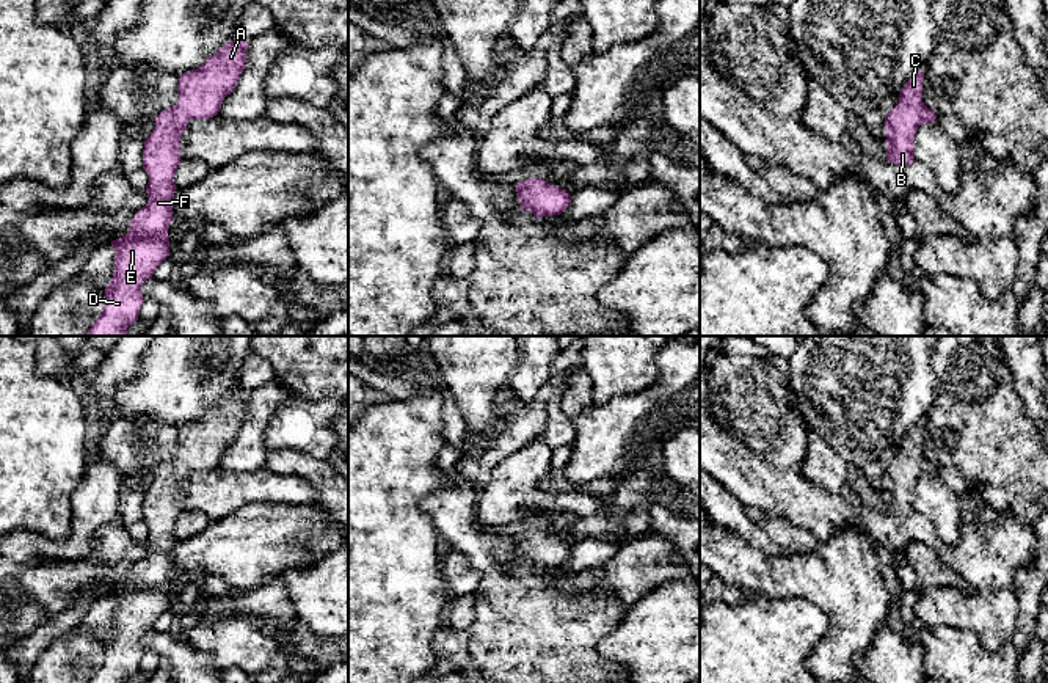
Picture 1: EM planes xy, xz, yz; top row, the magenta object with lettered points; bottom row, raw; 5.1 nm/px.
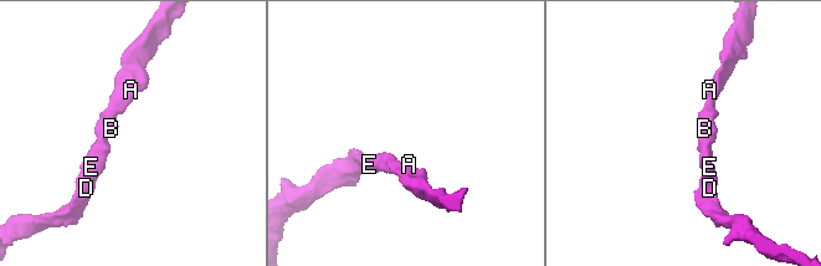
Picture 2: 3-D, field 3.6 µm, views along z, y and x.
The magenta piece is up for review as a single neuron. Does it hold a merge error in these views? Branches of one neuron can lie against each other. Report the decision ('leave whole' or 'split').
leave whole

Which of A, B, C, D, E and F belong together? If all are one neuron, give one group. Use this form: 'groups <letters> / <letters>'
groups A B C D E F

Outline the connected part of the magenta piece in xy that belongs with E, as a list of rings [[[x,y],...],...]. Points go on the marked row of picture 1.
[[[245,38],[229,41],[202,66],[184,72],[177,82],[177,104],[154,119],[155,127],[143,149],[149,199],[133,215],[129,232],[111,242],[116,256],[113,278],[105,286],[105,306],[85,336],[126,336],[127,328],[138,320],[144,301],[141,284],[169,256],[168,226],[173,220],[171,199],[177,190],[174,176],[182,162],[180,135],[191,118],[218,115],[245,69],[246,50]]]

